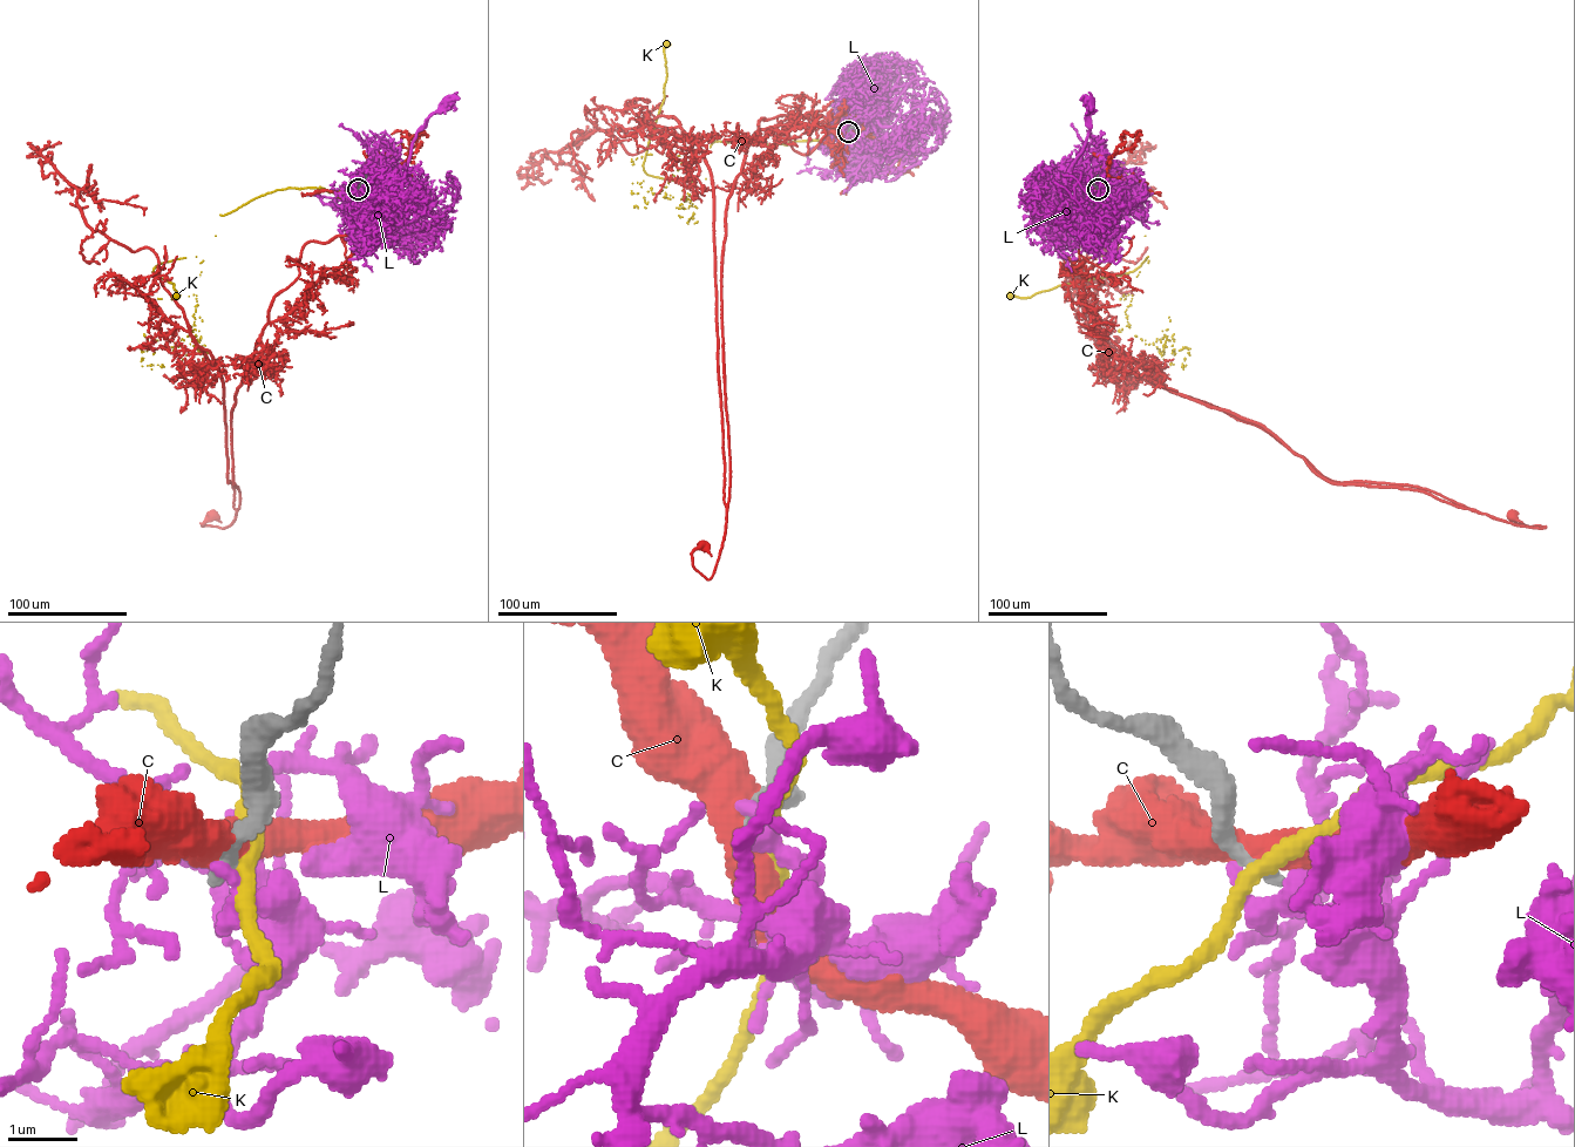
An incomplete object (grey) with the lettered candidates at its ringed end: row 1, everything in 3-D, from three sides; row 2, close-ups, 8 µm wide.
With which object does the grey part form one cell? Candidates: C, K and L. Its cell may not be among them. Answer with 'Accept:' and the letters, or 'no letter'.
Accept: no letter

